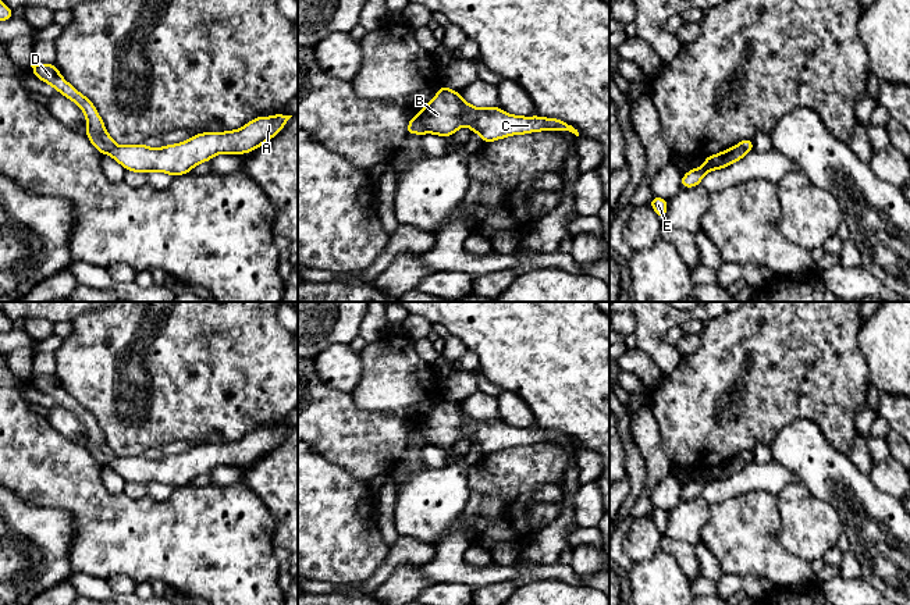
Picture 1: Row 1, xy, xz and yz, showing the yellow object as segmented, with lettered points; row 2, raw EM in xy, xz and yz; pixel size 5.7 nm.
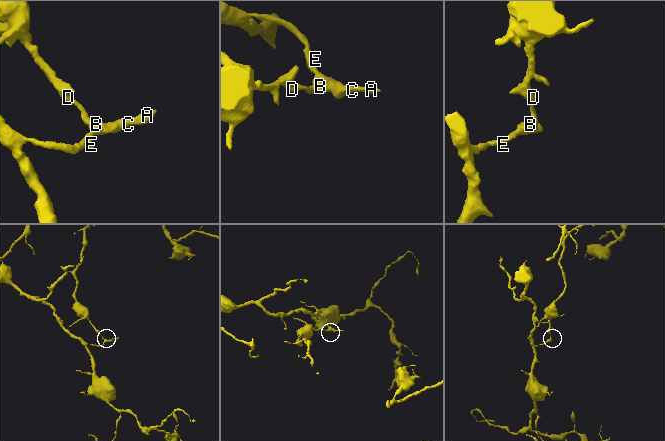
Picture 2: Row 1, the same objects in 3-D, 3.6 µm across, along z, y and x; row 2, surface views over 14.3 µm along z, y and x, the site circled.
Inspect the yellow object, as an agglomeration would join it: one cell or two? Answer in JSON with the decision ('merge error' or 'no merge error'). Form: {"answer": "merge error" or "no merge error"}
{"answer": "merge error"}

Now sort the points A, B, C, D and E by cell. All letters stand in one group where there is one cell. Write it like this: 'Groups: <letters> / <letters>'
Groups: A B C E / D

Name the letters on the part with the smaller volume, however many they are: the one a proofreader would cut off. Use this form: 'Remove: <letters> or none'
Remove: D

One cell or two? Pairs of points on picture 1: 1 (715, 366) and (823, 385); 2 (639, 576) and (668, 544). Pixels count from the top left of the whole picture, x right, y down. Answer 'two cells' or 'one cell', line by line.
1: one cell
2: two cells

